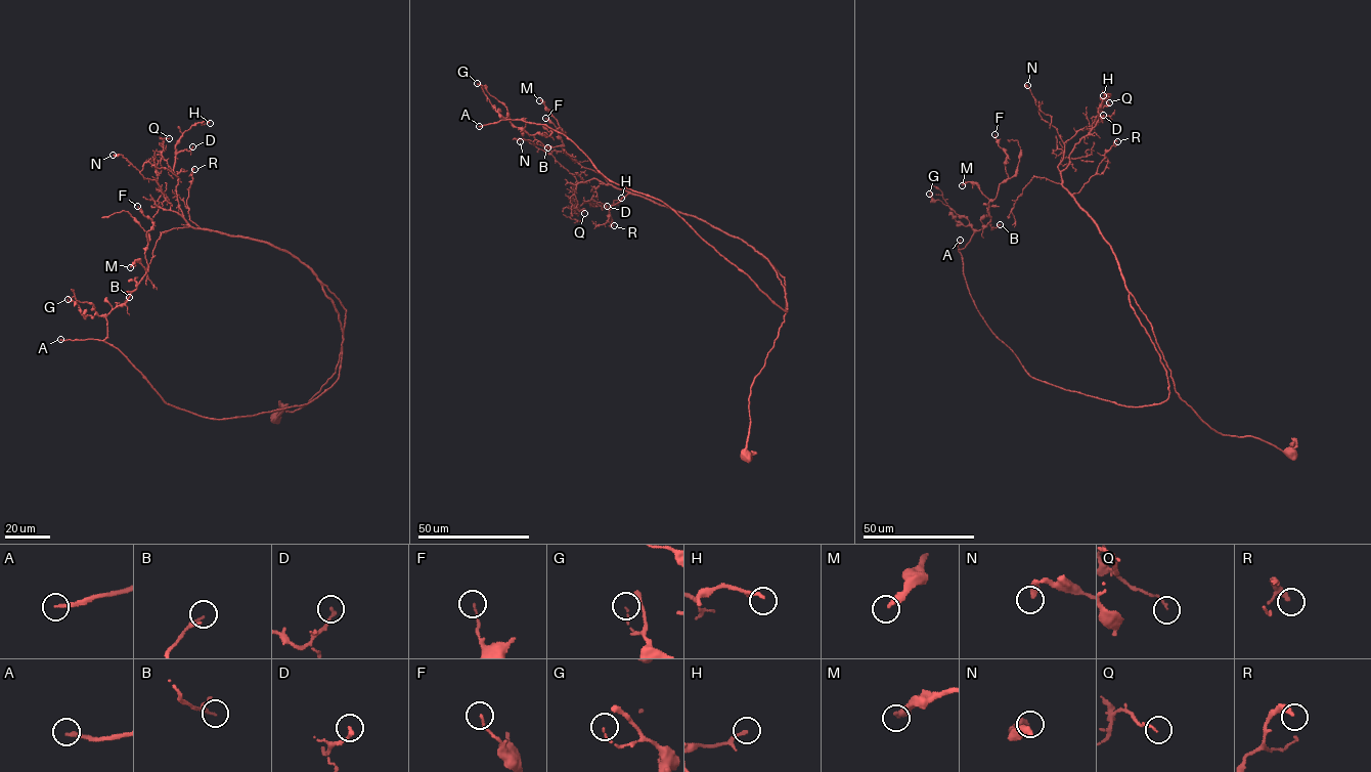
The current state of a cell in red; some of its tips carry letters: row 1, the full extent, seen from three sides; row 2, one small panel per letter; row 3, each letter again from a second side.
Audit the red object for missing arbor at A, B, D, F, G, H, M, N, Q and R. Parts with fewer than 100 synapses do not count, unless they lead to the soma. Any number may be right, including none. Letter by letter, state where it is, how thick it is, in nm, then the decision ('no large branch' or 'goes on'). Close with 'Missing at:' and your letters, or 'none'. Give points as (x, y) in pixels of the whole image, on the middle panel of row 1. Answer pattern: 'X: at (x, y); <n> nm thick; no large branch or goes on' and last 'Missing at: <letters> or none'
A: at (479, 126); 220 nm thick; goes on
B: at (547, 147); 90 nm thick; no large branch
D: at (607, 206); 170 nm thick; no large branch
F: at (545, 118); 100 nm thick; no large branch
G: at (477, 83); 90 nm thick; no large branch
H: at (621, 198); 170 nm thick; no large branch
M: at (539, 100); 320 nm thick; no large branch
N: at (520, 141); 400 nm thick; no large branch
Q: at (584, 213); 120 nm thick; no large branch
R: at (614, 225); 220 nm thick; no large branch
Missing at: A

